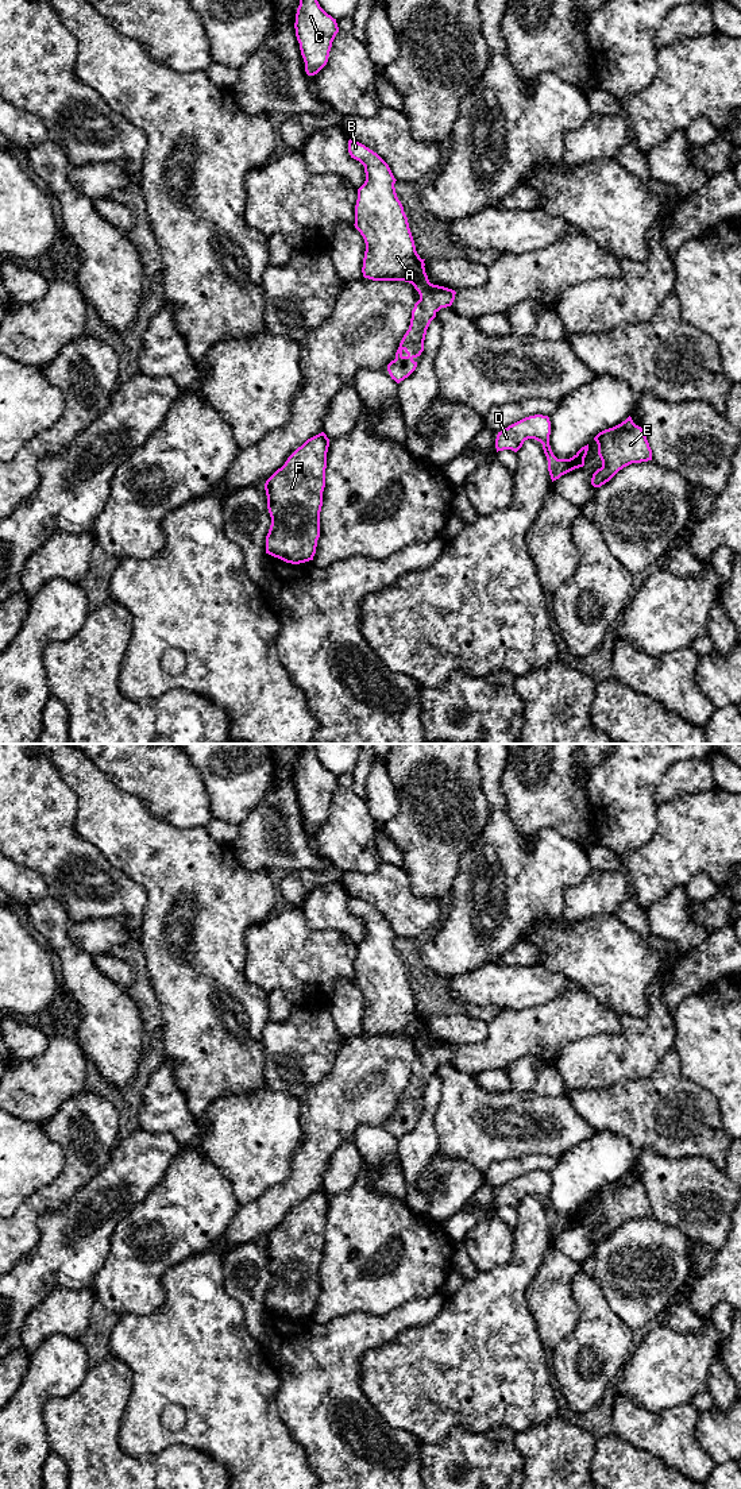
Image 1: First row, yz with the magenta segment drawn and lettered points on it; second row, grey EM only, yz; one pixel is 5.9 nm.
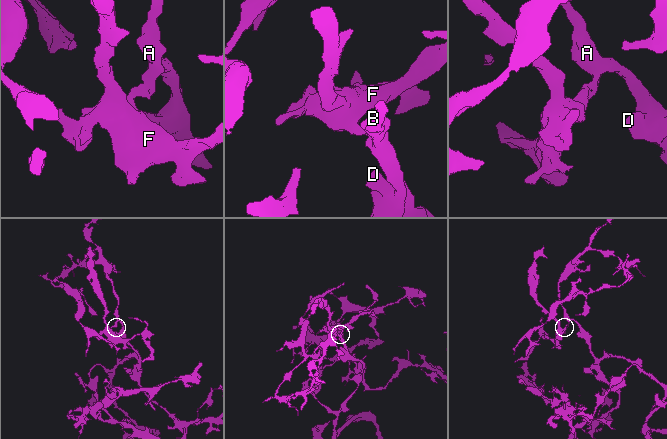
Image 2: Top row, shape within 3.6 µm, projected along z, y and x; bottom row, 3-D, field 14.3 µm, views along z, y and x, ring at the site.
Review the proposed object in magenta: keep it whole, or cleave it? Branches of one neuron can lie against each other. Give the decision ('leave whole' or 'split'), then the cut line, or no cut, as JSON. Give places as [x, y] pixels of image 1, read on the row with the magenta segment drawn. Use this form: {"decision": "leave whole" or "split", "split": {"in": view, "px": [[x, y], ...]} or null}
{"decision": "leave whole", "split": null}

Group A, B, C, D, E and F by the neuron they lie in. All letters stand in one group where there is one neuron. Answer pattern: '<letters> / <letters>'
A B C D E F

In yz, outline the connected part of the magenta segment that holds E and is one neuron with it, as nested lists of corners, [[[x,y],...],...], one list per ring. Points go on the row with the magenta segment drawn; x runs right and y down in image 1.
[[[630,416],[621,424],[599,432],[594,440],[602,460],[602,467],[591,478],[594,487],[601,487],[632,463],[652,460],[652,450],[647,436]]]

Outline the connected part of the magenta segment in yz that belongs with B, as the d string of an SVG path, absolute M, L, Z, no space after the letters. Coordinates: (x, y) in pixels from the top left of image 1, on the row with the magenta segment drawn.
M348 140L348 153L351 158L364 166L366 173L366 181L358 189L354 224L366 243L363 277L373 281L405 281L412 283L420 294L420 300L412 310L409 329L395 352L395 359L387 364L391 379L400 383L416 370L417 362L413 359L424 351L424 340L431 321L441 308L452 305L456 292L429 282L424 267L425 259L421 259L416 251L408 217L395 193L394 184L397 180L389 165L377 153L356 140Z

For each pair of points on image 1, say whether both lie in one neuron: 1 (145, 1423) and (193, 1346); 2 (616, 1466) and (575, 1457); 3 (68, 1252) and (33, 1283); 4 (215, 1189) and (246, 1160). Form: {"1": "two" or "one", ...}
{"1": "one", "2": "two", "3": "one", "4": "two"}

